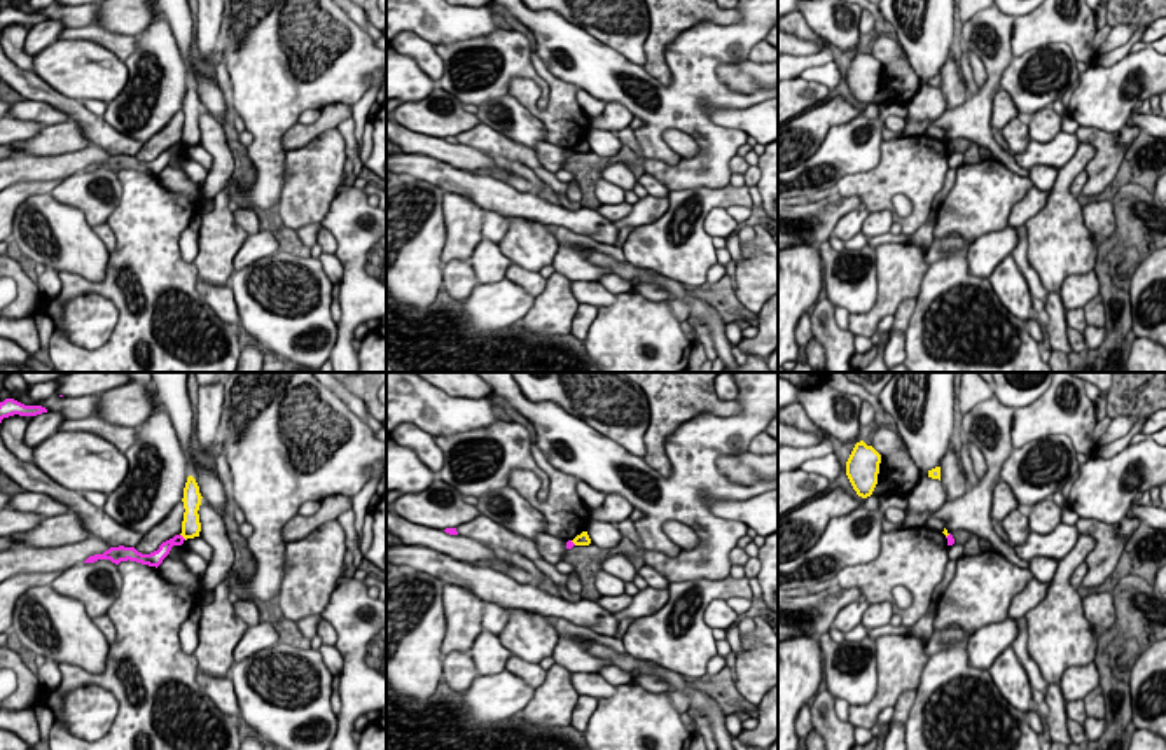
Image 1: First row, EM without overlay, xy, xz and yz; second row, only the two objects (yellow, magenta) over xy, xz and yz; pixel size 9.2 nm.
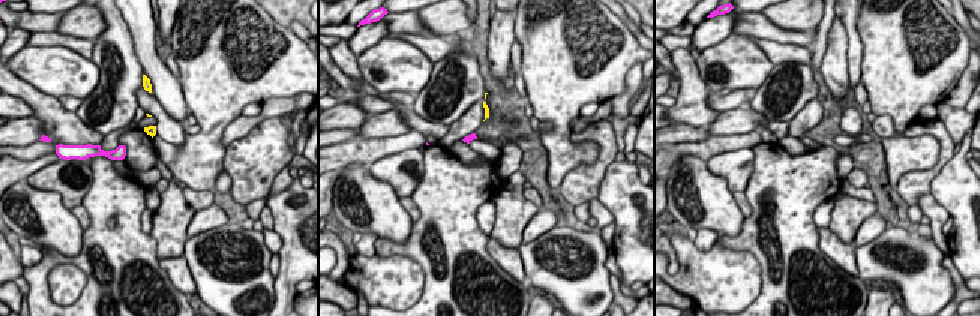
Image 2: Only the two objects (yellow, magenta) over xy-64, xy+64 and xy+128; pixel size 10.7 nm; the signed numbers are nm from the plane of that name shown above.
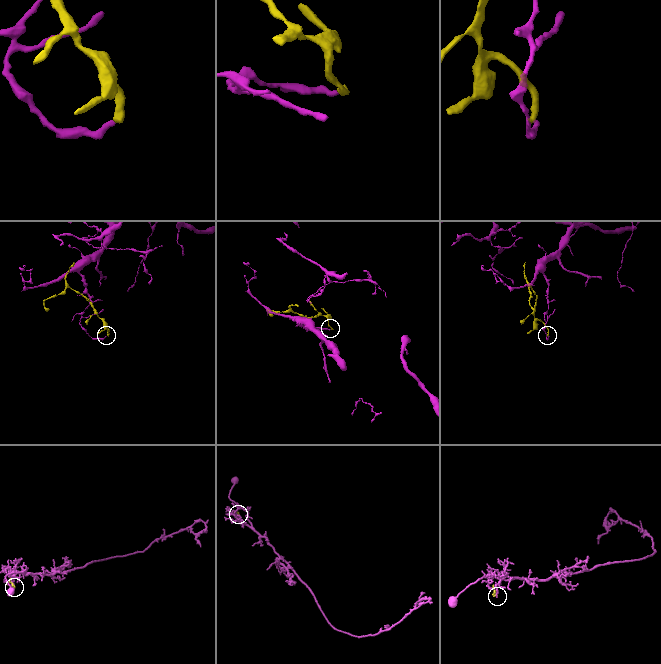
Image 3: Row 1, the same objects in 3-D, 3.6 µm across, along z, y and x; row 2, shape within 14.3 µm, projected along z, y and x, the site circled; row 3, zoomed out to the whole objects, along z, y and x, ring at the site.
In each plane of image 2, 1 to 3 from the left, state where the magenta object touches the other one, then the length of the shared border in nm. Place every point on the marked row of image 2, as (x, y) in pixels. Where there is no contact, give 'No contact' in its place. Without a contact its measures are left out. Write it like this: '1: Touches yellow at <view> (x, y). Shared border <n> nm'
1: No contact
2: No contact
3: No contact

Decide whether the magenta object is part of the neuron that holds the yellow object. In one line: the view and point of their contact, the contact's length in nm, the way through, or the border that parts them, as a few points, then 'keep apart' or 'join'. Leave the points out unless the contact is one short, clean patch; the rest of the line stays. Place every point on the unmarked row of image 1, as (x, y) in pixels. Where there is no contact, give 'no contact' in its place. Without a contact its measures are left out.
xy (184, 145) | 80 nm | along xy (180, 142), (186, 147) | keep apart

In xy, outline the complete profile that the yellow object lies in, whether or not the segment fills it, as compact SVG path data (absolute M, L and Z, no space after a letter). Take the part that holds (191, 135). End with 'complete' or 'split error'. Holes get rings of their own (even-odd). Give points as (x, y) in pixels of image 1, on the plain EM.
M192 84L187 86L185 96L184 96L184 129L182 129L182 145L194 147L199 145L201 131L199 131L199 114L201 114L201 101L196 87Z; complete

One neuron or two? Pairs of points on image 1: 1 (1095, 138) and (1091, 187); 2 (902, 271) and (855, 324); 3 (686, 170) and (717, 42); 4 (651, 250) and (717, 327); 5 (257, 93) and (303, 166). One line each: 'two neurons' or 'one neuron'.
1: one neuron
2: one neuron
3: one neuron
4: two neurons
5: one neuron

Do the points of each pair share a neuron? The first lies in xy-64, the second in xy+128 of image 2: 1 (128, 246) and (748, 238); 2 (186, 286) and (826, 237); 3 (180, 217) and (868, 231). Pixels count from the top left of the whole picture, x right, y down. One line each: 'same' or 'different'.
1: same
2: same
3: different

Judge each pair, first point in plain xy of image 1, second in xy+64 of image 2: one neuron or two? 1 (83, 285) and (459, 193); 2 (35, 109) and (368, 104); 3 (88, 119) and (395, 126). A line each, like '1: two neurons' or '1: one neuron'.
1: one neuron
2: one neuron
3: two neurons

